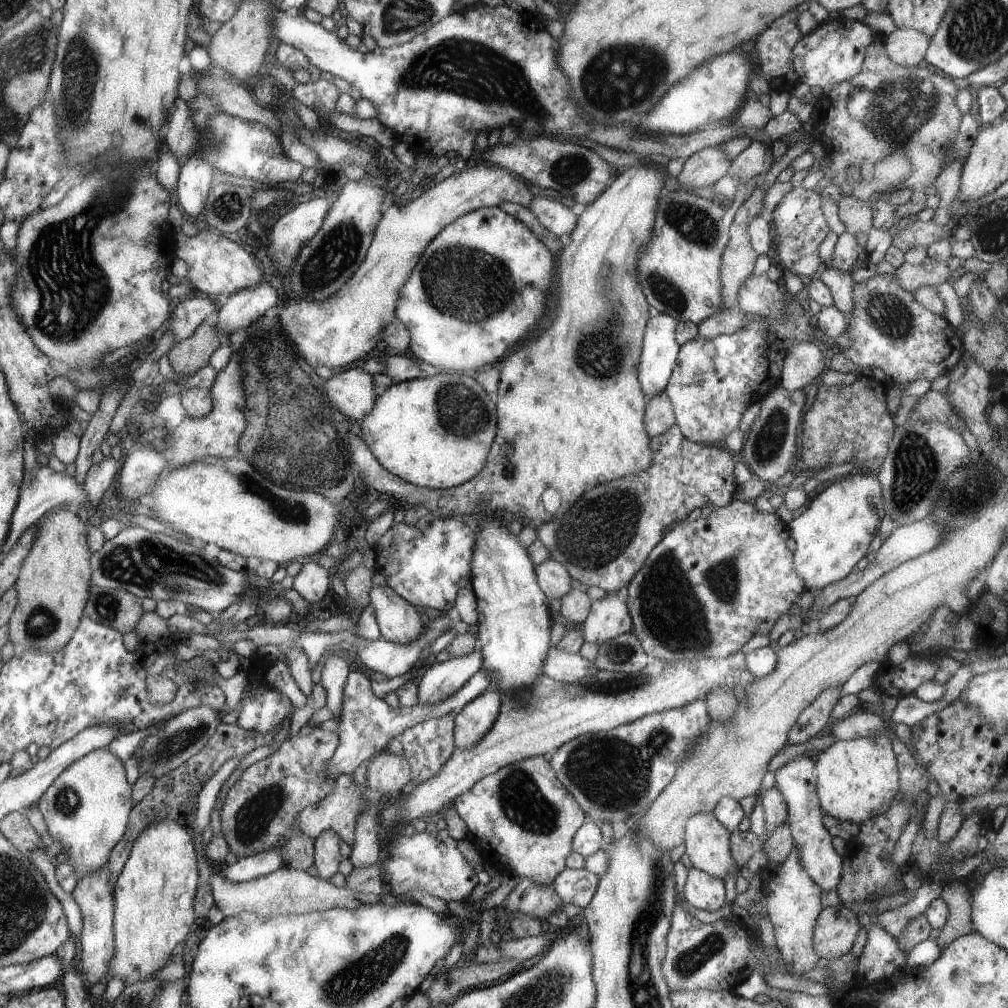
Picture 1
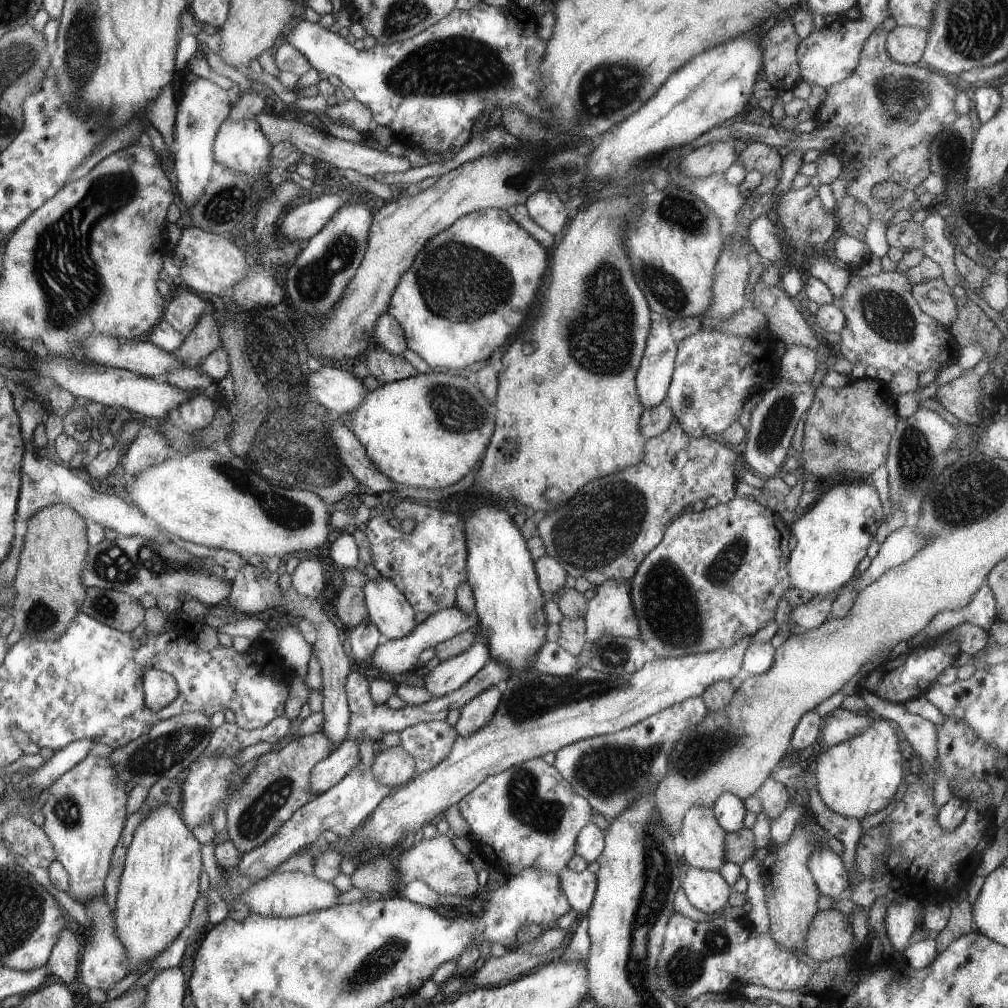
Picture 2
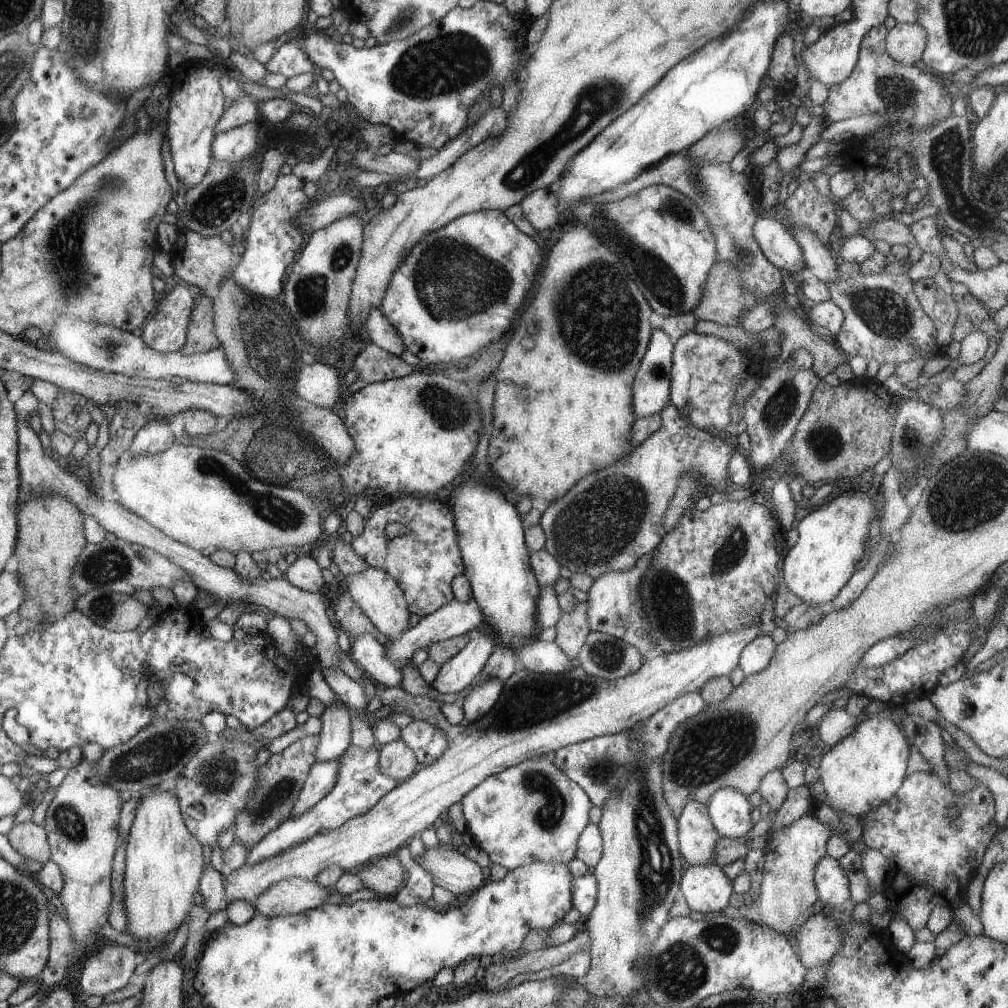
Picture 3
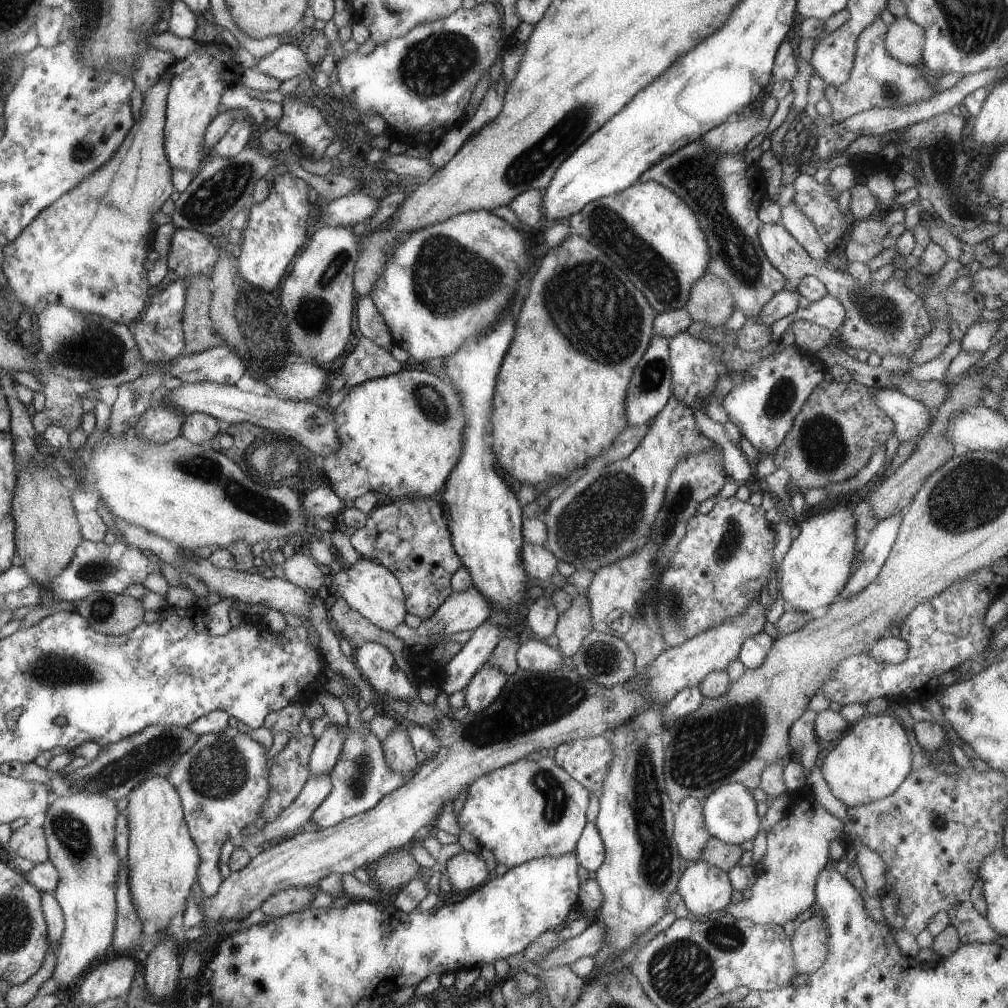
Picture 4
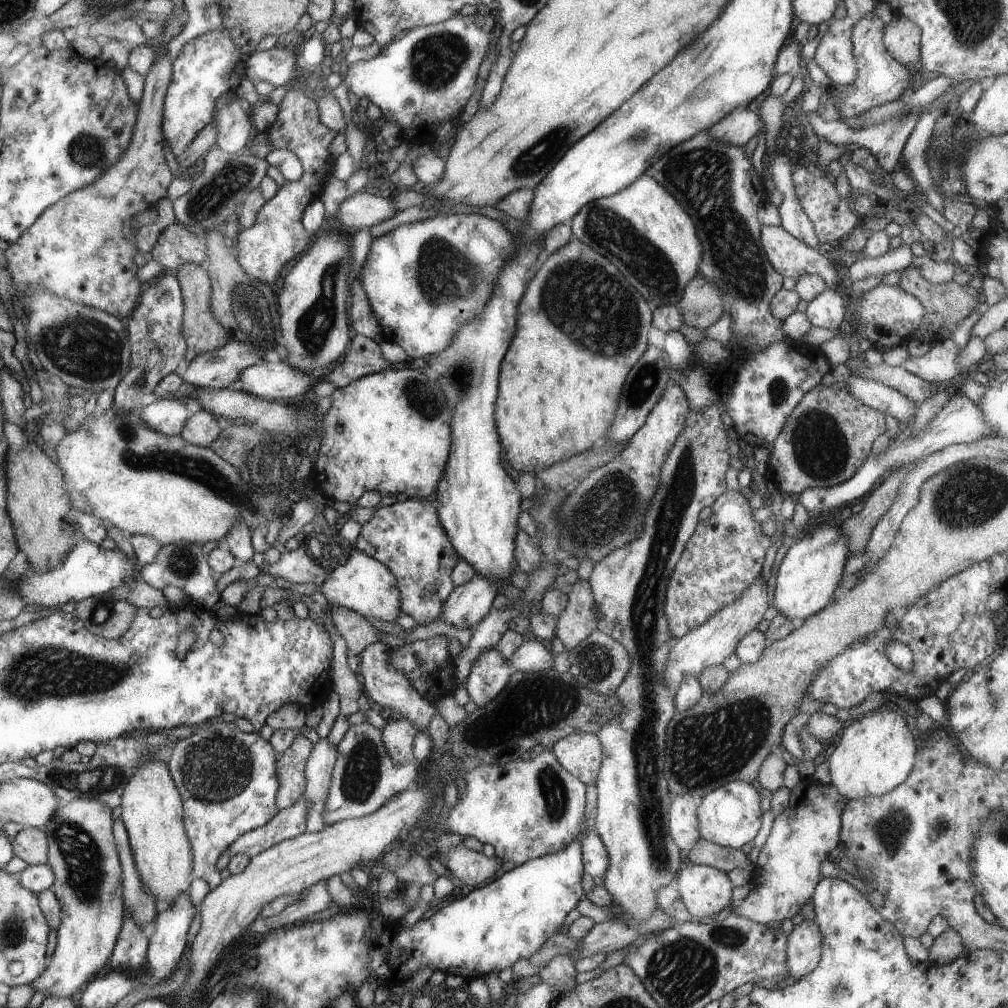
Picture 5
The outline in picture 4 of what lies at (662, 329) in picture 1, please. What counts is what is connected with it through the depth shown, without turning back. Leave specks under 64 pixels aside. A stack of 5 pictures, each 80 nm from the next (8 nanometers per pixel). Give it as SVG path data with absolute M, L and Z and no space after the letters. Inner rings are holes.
M654 334L646 352L635 366L627 386L625 409L627 426L650 423L666 406L672 394L669 338Z

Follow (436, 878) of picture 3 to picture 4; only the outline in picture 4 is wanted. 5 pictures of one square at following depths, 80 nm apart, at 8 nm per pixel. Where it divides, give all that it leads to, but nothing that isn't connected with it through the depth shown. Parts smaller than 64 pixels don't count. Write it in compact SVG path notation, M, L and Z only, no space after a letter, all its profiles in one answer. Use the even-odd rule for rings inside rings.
M466 849L447 860L440 869L444 869L452 890L460 890L460 892L462 890L473 891L476 886L484 884L488 876L486 864Z

